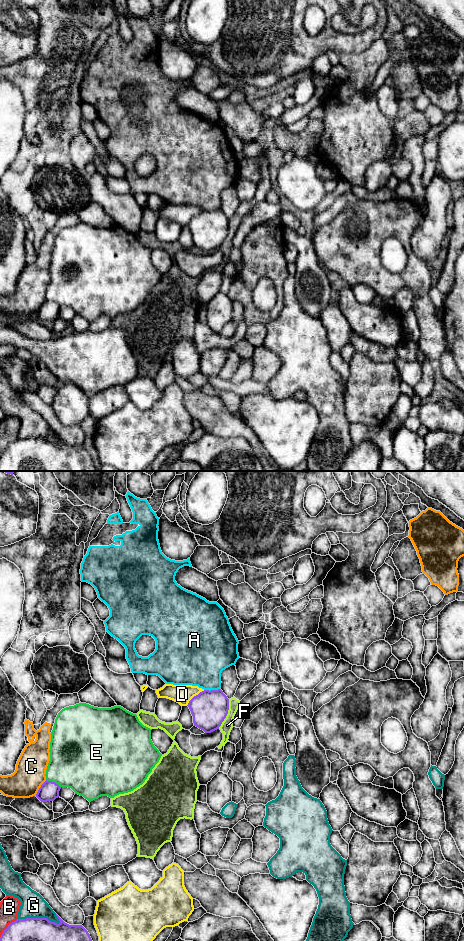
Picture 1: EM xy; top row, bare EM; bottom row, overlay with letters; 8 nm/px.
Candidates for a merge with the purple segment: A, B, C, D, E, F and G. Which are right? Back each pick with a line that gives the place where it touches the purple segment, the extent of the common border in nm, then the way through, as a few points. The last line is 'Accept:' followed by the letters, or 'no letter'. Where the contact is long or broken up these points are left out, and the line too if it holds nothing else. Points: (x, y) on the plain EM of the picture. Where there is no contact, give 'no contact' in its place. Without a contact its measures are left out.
Accept: no letter

